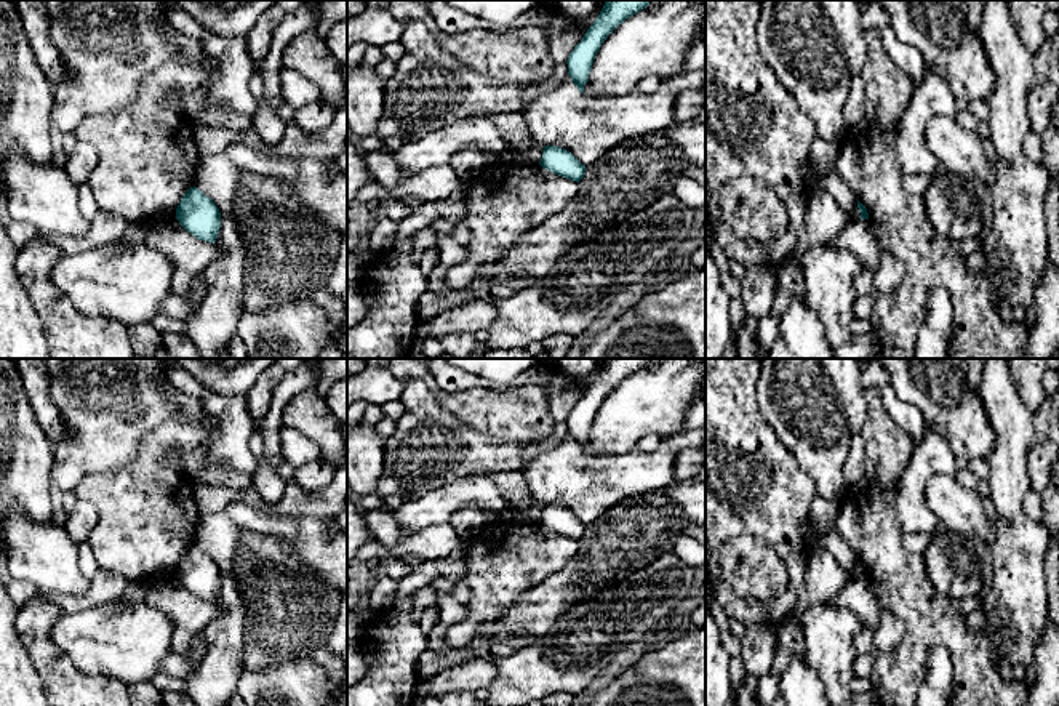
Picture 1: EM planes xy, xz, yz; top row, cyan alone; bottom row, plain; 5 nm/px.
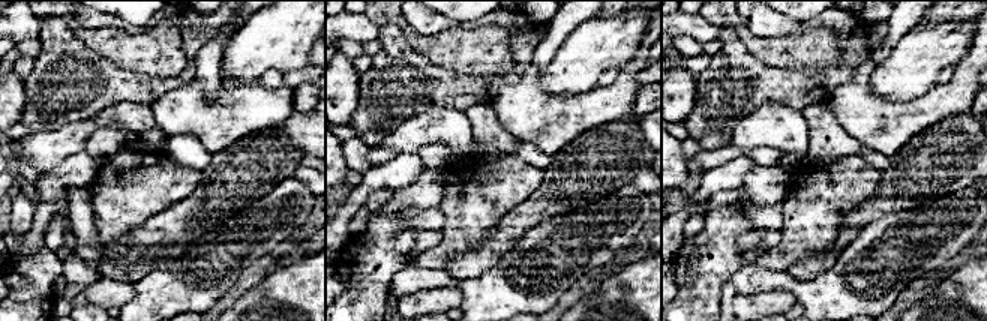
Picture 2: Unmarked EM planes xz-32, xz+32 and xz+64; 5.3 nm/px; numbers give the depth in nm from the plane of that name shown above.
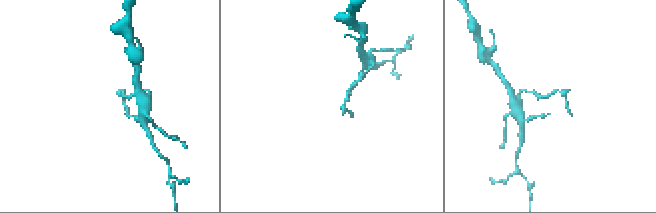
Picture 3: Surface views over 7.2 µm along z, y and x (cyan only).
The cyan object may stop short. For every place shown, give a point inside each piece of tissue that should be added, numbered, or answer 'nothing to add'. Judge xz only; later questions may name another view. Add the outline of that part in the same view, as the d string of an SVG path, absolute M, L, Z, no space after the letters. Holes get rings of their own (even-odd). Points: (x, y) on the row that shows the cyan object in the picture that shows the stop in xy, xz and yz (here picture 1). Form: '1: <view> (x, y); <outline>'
nothing to add

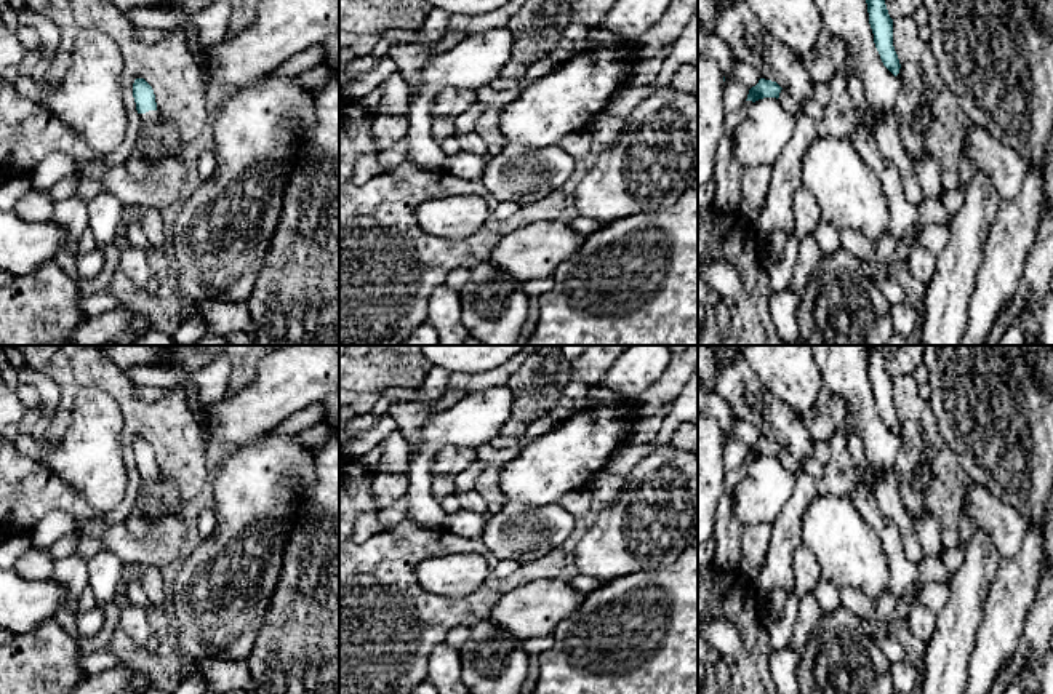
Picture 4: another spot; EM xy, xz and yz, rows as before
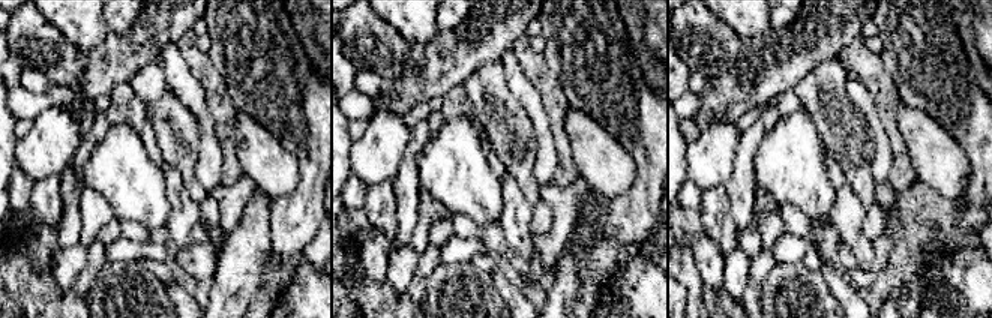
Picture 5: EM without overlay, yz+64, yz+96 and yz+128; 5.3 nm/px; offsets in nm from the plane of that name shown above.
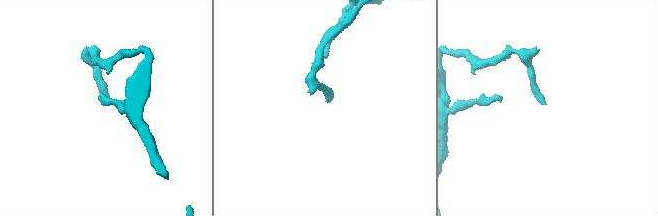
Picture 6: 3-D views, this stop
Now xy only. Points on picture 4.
1: xy (148, 120); M149 110L146 114L138 114L138 118L139 118L139 130L152 133L157 122L160 120L160 114L158 110Z

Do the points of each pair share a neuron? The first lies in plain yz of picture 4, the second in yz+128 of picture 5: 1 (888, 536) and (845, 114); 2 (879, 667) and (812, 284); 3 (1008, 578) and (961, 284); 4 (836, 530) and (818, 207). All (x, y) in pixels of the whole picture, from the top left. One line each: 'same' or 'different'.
1: different
2: same
3: different
4: same

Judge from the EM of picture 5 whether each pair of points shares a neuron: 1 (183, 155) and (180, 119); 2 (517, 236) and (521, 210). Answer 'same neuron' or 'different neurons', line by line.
1: same neuron
2: same neuron

